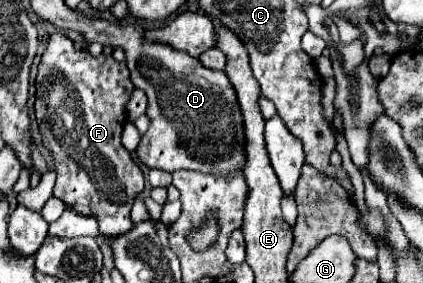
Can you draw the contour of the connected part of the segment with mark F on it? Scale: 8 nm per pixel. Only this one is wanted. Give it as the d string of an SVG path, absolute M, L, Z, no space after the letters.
M57 31L51 35L45 53L41 55L39 73L37 73L37 101L35 115L39 125L47 123L47 137L43 137L45 147L53 153L57 185L55 197L75 207L77 213L97 217L99 233L105 237L119 237L133 229L129 217L135 197L143 191L145 177L137 163L131 159L129 151L121 145L121 131L125 127L125 105L133 93L133 83L129 79L129 69L125 63L115 61L111 55L89 55L87 49L75 49L73 41Z

